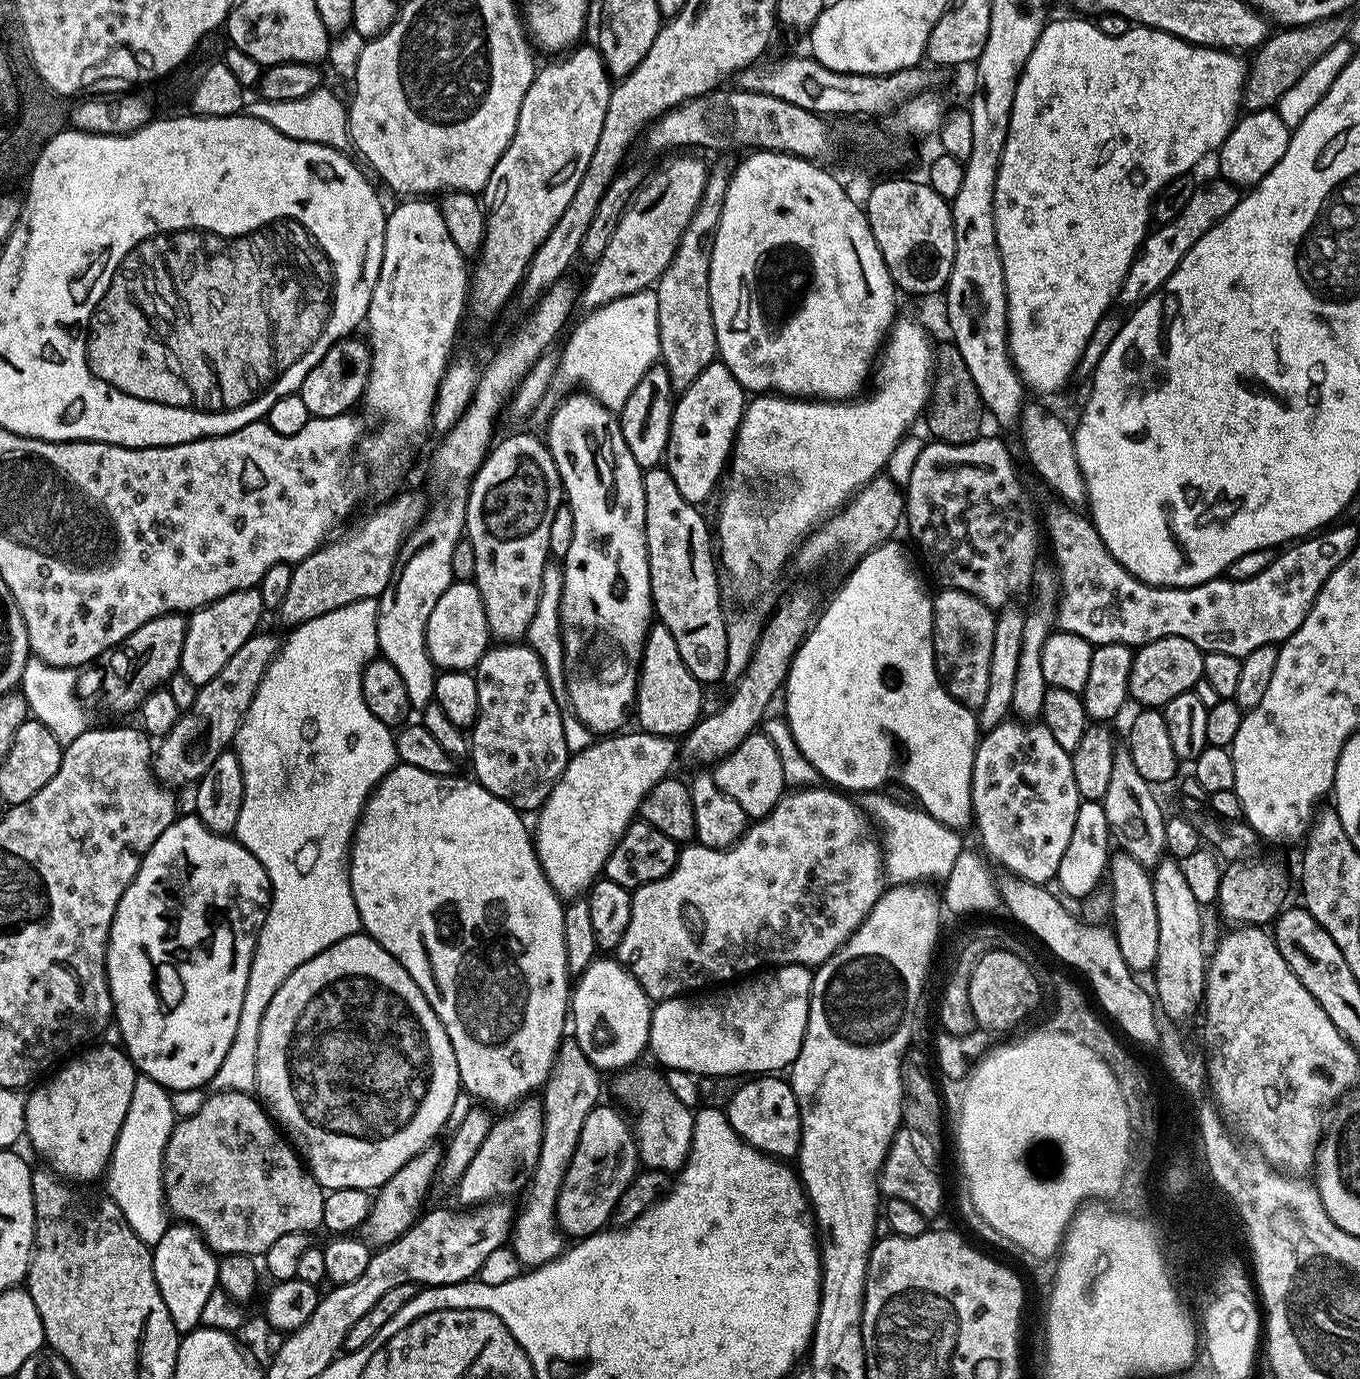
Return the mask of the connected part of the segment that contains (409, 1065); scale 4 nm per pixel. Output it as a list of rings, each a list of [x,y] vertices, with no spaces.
[[[357,934],[350,938],[342,938],[342,942],[334,942],[334,946],[326,946],[322,954],[314,954],[310,962],[302,962],[282,986],[278,986],[278,994],[270,998],[270,1006],[266,1006],[266,1014],[262,1014],[262,1031],[258,1034],[258,1082],[255,1095],[259,1097],[269,1116],[290,1137],[290,1143],[300,1153],[307,1169],[312,1173],[320,1187],[325,1190],[378,1190],[406,1162],[417,1156],[423,1148],[429,1147],[432,1140],[444,1127],[449,1127],[448,1119],[456,1108],[456,1099],[462,1096],[458,1062],[454,1058],[454,1046],[450,1046],[450,1038],[430,1002],[426,1002],[426,994],[418,990],[418,982],[406,974],[402,962],[394,958],[374,938]]]

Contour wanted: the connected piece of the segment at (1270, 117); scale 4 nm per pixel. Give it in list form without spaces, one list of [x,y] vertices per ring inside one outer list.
[[[1275,107],[1262,108],[1257,112],[1245,111],[1218,149],[1219,175],[1244,190],[1255,186],[1262,182],[1262,178],[1266,178],[1266,174],[1270,174],[1270,170],[1274,170],[1274,166],[1278,166],[1282,154],[1286,154],[1291,137],[1290,129],[1286,122],[1282,122]]]

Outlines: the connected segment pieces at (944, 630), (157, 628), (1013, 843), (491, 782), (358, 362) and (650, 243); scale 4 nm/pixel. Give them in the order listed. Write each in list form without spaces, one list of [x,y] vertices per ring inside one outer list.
[[[945,587],[939,591],[932,601],[932,645],[936,651],[936,669],[952,697],[970,709],[979,710],[986,698],[986,682],[990,682],[996,612],[969,592]]]
[[[167,612],[165,616],[150,618],[150,622],[138,626],[134,634],[107,653],[103,661],[104,677],[100,680],[105,706],[112,712],[135,713],[150,692],[165,687],[168,679],[180,671],[182,642],[186,642],[187,629],[187,619],[181,613]]]
[[[1009,718],[979,737],[972,771],[972,819],[975,831],[980,831],[983,851],[993,861],[996,859],[1005,873],[1035,884],[1055,881],[1058,862],[1062,862],[1070,834],[1074,834],[1074,818],[1078,818],[1081,799],[1078,782],[1074,782],[1072,753],[1058,746],[1043,722]]]
[[[500,642],[489,647],[474,669],[478,686],[478,714],[470,729],[471,775],[490,794],[502,798],[521,813],[535,813],[546,802],[550,790],[566,770],[570,755],[566,734],[562,730],[565,713],[558,710],[558,702],[550,690],[546,670],[536,651],[527,642]]]
[[[345,338],[330,346],[322,362],[318,362],[318,366],[314,366],[310,374],[306,374],[298,394],[302,402],[306,402],[309,417],[342,416],[351,413],[355,409],[352,407],[361,403],[364,388],[368,385],[372,351],[363,339],[356,339]]]
[[[676,156],[673,160],[668,160],[656,173],[649,175],[636,191],[632,201],[628,203],[628,208],[622,214],[618,226],[614,226],[614,234],[610,234],[610,242],[606,250],[602,250],[602,258],[598,258],[596,263],[591,265],[588,281],[584,288],[579,289],[578,304],[581,309],[591,310],[600,308],[603,304],[614,302],[618,298],[636,296],[643,288],[651,289],[661,274],[670,266],[674,254],[678,250],[678,242],[690,226],[690,218],[694,218],[694,210],[706,190],[708,181],[709,165],[704,165],[696,156]]]

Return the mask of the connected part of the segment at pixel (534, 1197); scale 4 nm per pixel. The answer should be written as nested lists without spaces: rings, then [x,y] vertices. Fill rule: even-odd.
[[[565,1038],[556,1055],[552,1074],[542,1089],[542,1154],[538,1154],[538,1166],[532,1172],[532,1178],[523,1193],[524,1205],[515,1213],[510,1237],[510,1248],[516,1251],[516,1256],[522,1263],[528,1264],[524,1266],[529,1269],[538,1268],[566,1251],[566,1237],[556,1220],[556,1207],[564,1175],[576,1153],[582,1126],[586,1123],[590,1110],[601,1103],[600,1077],[602,1072],[591,1064],[575,1039]]]

